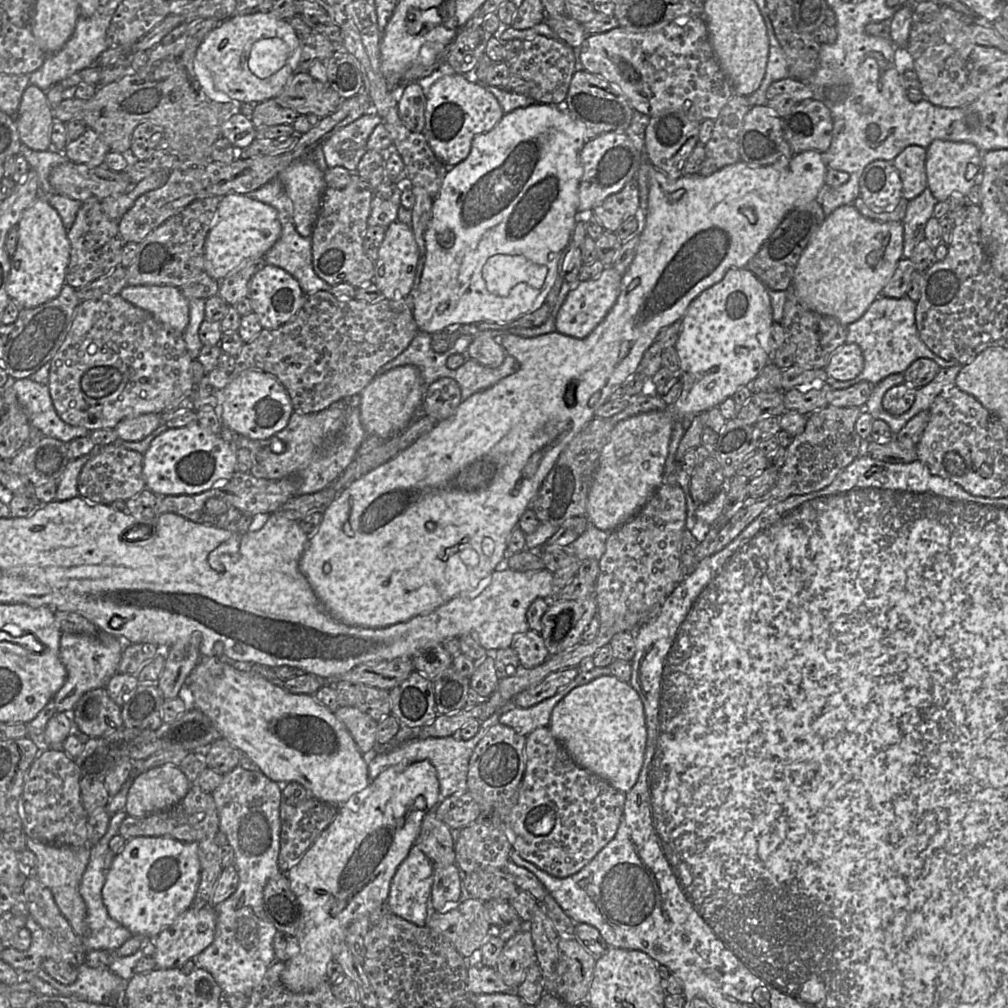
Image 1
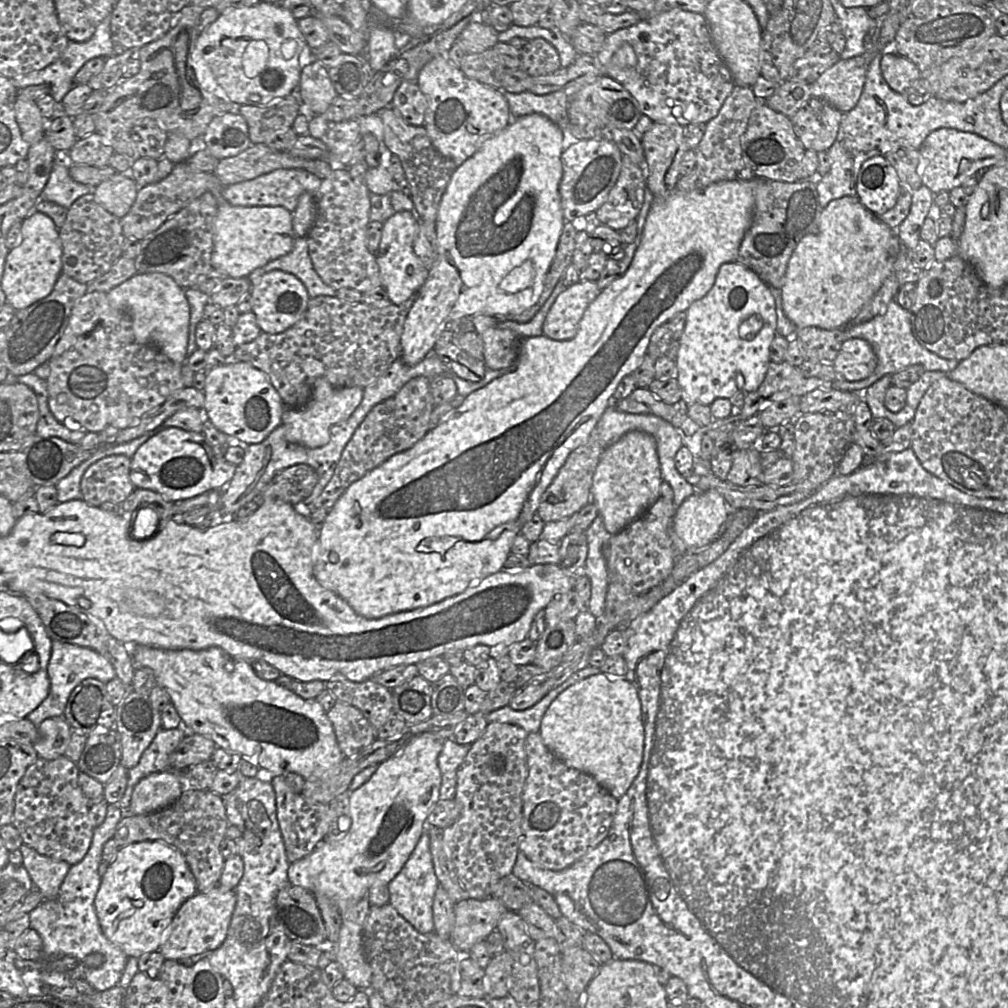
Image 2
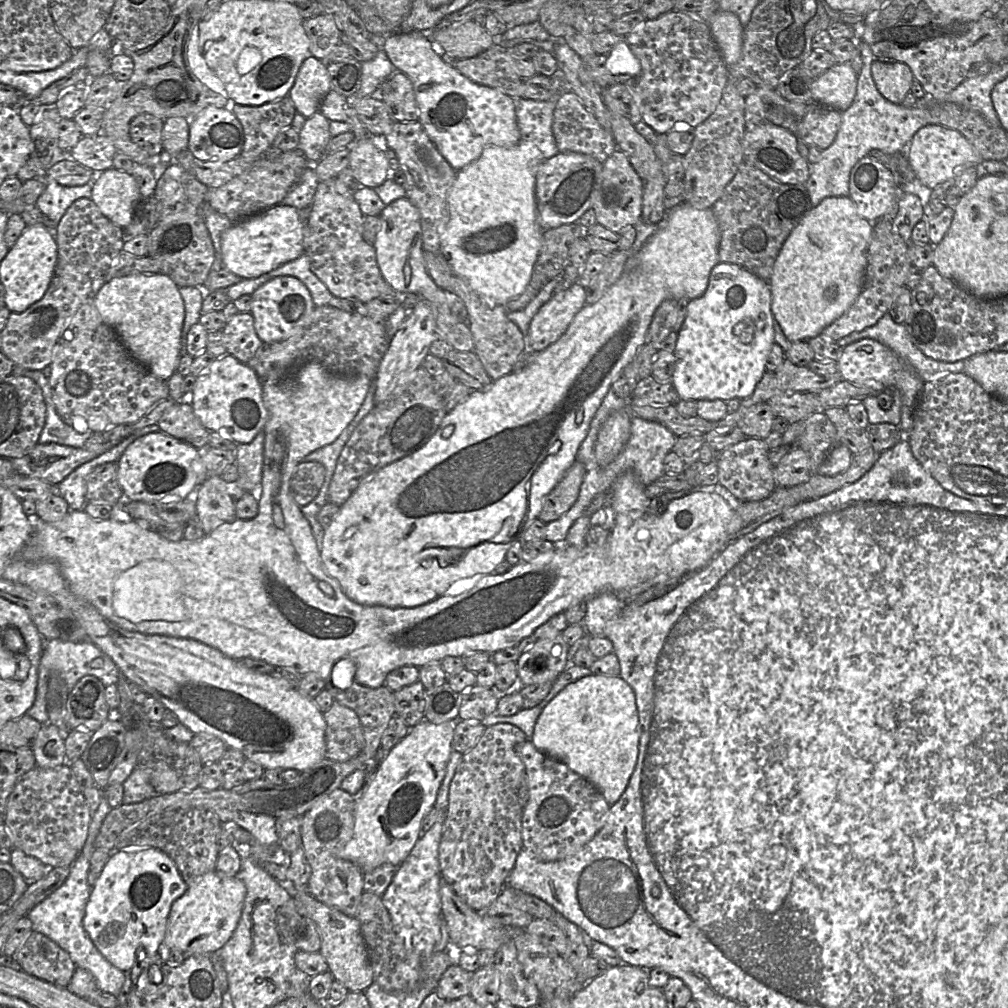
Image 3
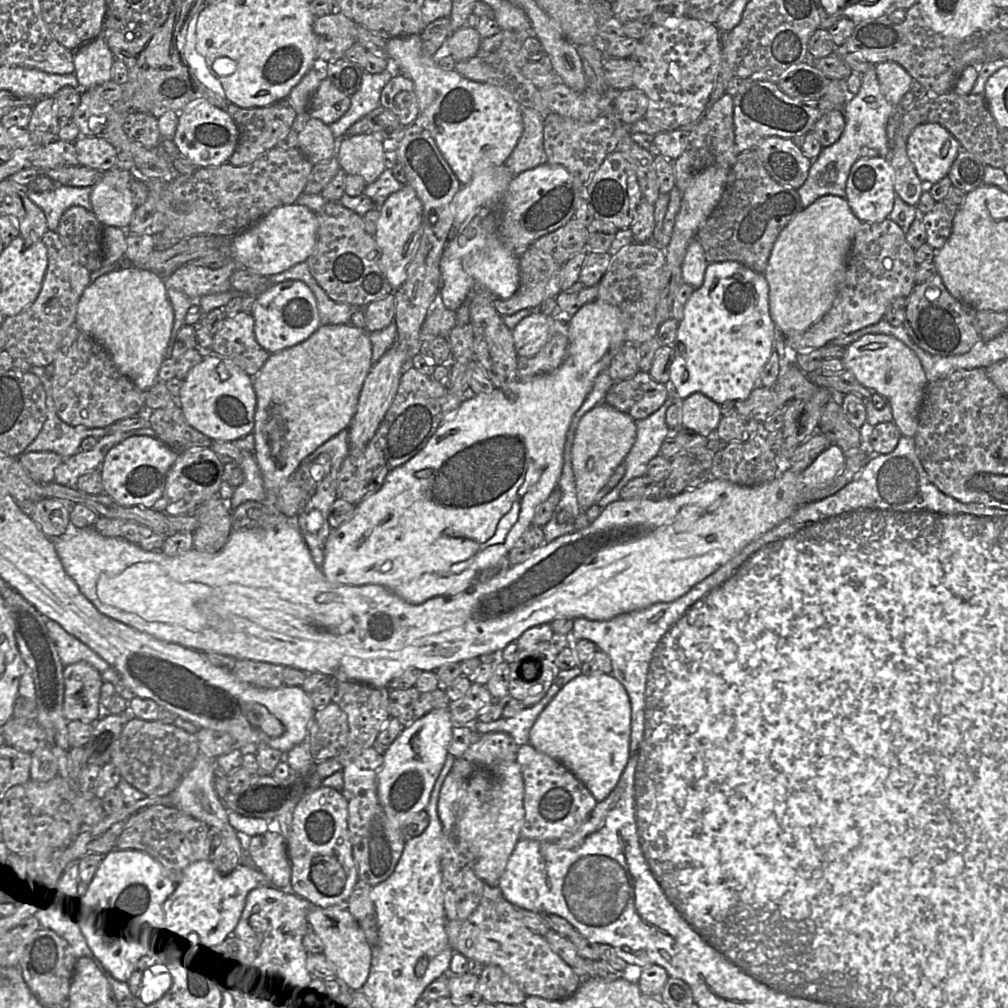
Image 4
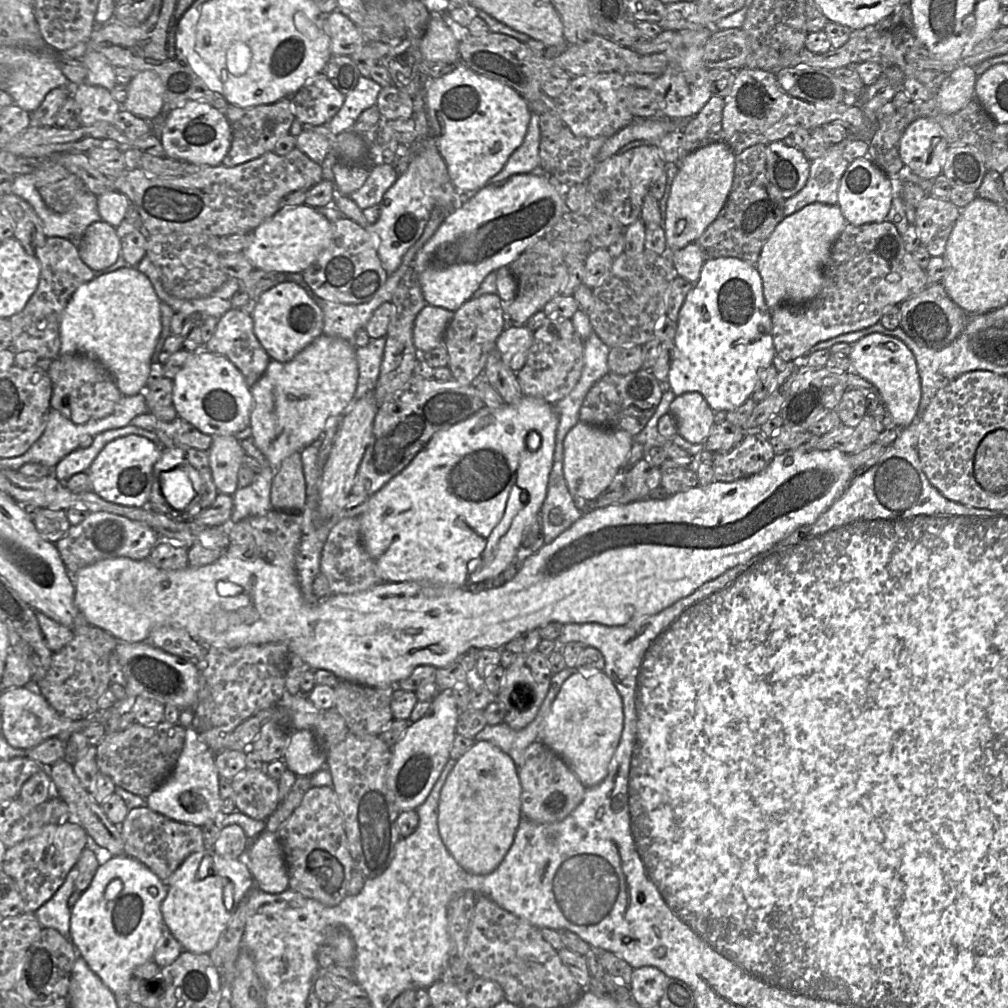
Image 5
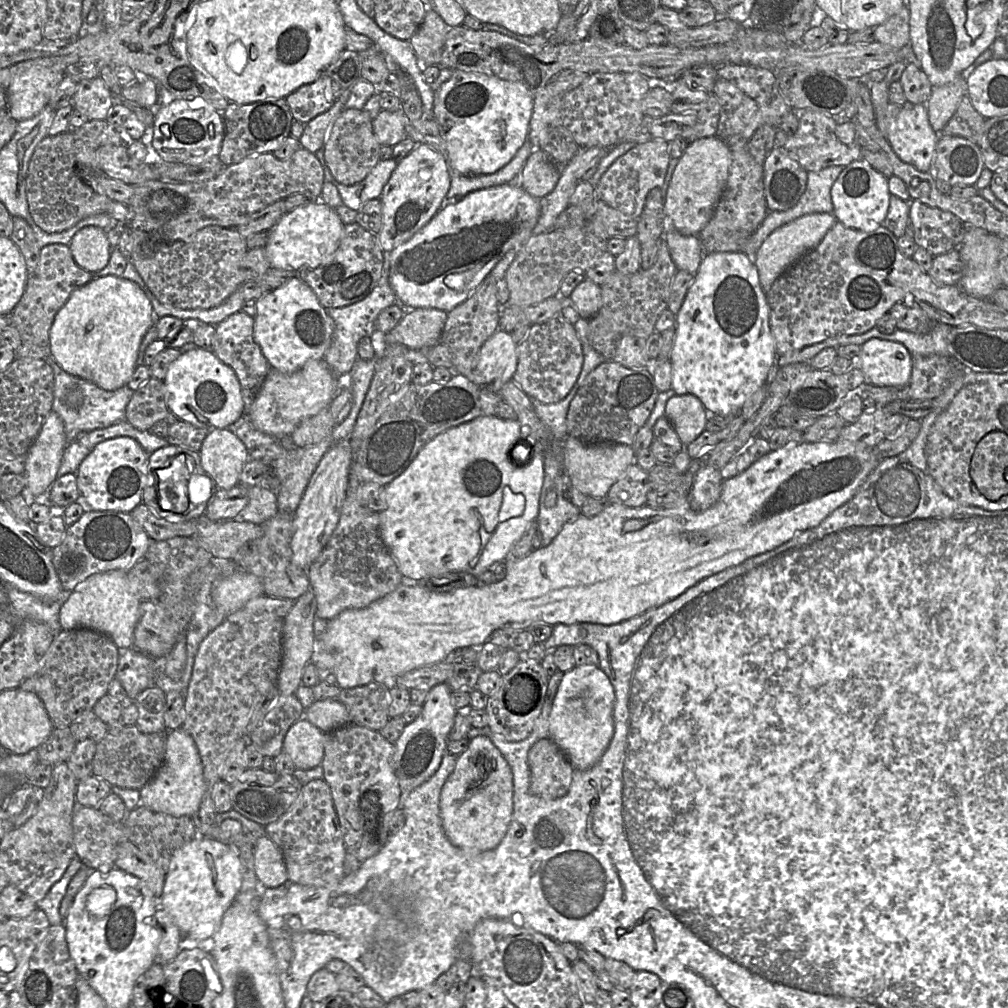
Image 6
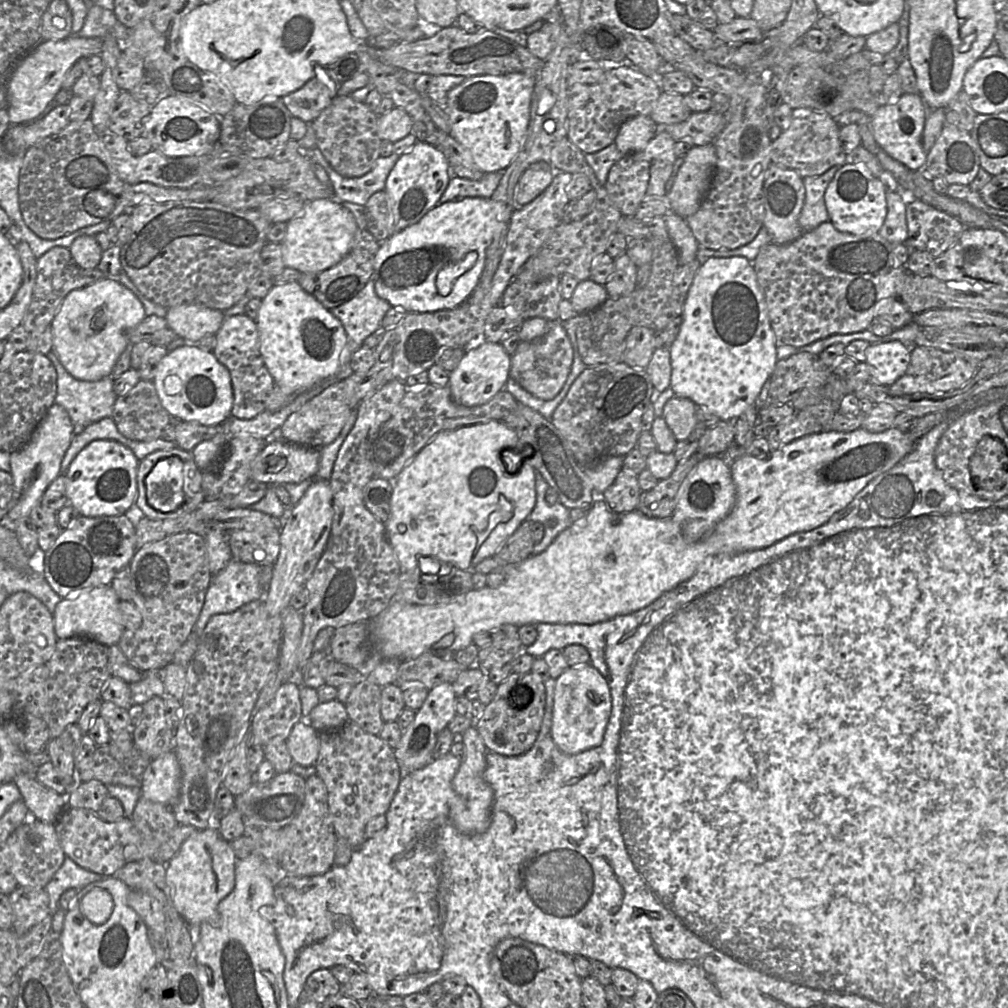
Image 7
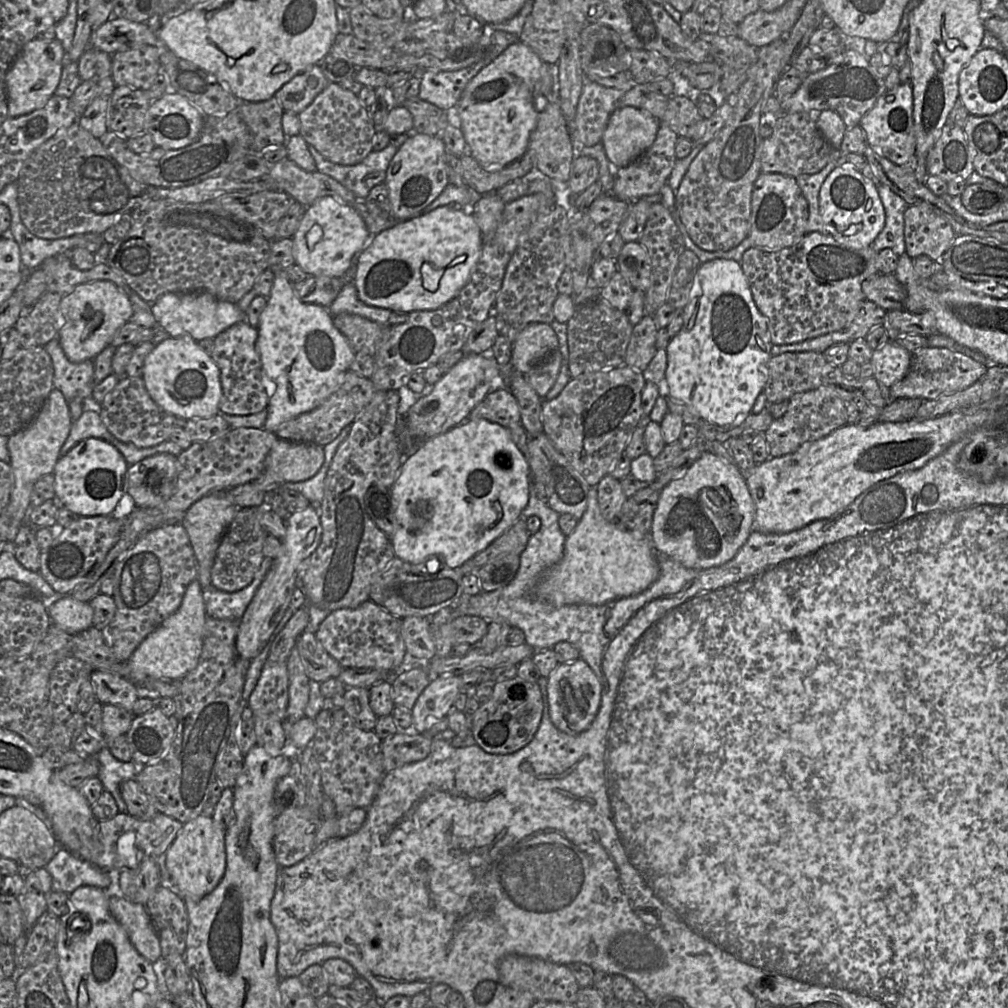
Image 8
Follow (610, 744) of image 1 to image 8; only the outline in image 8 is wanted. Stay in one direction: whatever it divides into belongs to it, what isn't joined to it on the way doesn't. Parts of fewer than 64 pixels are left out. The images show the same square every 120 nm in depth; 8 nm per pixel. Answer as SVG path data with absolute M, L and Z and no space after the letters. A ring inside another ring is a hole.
M581 658L559 663L548 677L550 718L560 731L579 734L589 728L601 704L601 684L594 671Z

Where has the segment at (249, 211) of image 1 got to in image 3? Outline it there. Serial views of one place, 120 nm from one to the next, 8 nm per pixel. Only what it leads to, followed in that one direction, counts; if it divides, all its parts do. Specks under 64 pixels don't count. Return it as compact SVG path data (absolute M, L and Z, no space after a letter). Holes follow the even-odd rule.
M279 203L251 217L233 222L224 231L221 237L222 264L242 279L256 278L302 255L303 239L301 211Z

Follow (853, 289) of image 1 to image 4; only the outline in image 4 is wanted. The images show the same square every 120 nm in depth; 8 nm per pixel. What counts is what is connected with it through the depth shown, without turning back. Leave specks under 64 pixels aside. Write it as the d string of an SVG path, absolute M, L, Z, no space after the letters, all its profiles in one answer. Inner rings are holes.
M825 195L800 211L780 232L764 277L769 287L770 316L784 337L805 332L831 309L844 282L848 254L861 224L846 199Z

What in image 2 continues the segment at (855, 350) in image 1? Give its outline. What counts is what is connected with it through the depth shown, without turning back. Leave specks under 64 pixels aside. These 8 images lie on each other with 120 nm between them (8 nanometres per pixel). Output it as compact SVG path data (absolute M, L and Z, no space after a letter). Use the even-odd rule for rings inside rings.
M853 338L843 342L833 365L839 378L858 382L873 374L877 357L866 340Z

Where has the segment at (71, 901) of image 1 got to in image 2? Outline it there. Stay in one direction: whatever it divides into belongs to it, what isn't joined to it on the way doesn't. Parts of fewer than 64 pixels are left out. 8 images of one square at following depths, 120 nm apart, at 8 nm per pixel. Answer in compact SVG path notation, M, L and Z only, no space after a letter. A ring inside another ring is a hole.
M25 844L19 850L23 856L22 866L33 882L33 890L38 890L44 900L56 897L71 865L42 855Z

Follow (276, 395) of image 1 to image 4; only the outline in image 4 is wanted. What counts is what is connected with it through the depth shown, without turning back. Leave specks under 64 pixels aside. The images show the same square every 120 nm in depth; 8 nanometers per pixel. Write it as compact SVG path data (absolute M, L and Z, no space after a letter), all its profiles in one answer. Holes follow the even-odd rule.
M208 355L195 365L183 380L177 399L187 423L212 441L234 441L253 431L257 398L253 377L247 375L233 360L221 355Z

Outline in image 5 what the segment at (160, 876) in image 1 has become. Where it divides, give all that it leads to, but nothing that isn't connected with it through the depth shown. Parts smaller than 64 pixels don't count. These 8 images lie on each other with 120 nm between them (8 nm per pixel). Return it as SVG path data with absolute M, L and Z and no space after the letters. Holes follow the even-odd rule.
M127 855L99 865L89 885L71 909L70 941L114 995L128 995L134 970L151 960L164 923L161 903L168 887L144 864Z

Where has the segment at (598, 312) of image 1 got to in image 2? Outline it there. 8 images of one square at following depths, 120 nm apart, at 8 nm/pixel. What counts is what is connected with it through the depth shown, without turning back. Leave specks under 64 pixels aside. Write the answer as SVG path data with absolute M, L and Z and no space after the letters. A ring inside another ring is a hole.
M582 281L566 288L547 313L543 335L556 341L574 338L586 309L600 291L595 281Z

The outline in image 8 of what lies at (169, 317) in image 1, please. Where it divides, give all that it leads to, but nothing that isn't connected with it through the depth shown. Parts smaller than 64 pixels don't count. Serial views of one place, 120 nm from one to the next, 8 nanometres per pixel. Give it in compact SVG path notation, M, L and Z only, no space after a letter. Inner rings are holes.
M108 280L83 283L63 296L59 305L61 328L57 338L67 359L72 363L93 360L111 341L117 330L130 321L134 310L129 296Z

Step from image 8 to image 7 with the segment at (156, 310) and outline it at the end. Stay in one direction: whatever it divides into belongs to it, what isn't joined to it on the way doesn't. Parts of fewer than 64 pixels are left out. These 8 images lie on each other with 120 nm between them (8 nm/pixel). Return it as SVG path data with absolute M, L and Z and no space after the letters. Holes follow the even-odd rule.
M181 304L167 309L167 326L178 337L196 342L207 334L215 334L221 327L224 311L196 304Z

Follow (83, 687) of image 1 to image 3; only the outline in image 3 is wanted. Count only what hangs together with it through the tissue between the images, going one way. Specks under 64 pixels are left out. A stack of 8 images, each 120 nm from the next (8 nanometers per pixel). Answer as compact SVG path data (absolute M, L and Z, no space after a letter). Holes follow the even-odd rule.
M60 639L47 640L38 668L36 697L33 705L26 713L30 717L39 721L41 724L49 724L45 695L47 691L47 677L50 670L52 669L60 671L62 677L66 682L68 695L77 681L85 675L96 676L101 680L105 687L110 684L116 684L122 677L121 672L119 671L119 668L114 663L114 661L99 647L87 639L74 642L63 641Z

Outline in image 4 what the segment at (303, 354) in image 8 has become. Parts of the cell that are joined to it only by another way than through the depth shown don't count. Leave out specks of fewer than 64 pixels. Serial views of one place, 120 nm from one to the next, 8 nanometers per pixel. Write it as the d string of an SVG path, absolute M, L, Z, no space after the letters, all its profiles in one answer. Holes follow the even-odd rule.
M285 280L260 293L254 302L254 334L259 345L270 354L305 341L320 327L316 298L300 280Z

